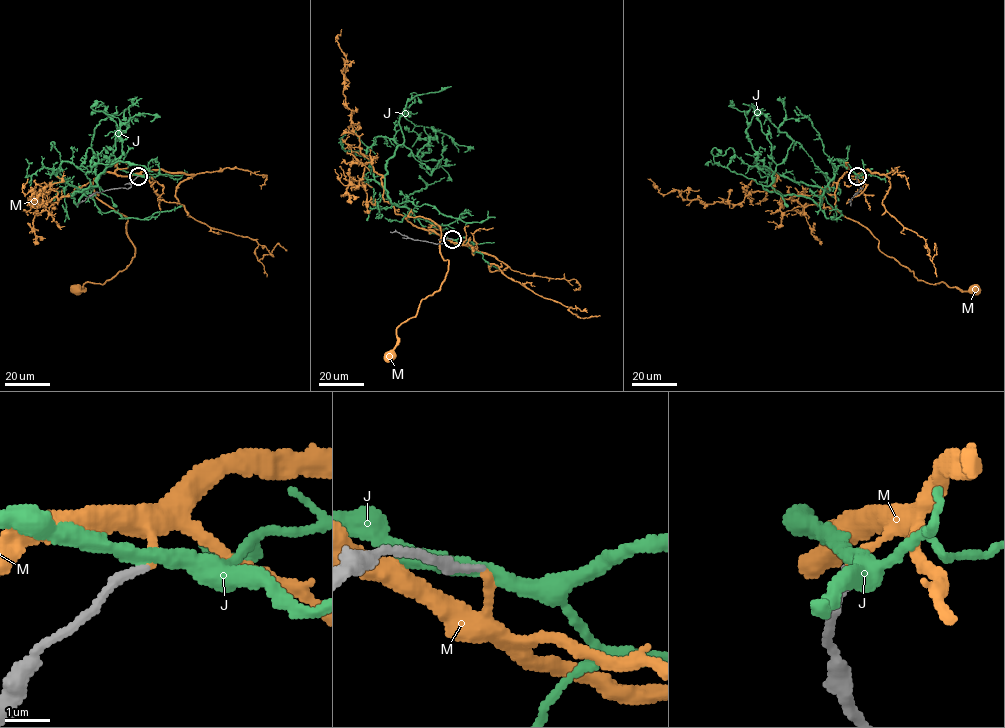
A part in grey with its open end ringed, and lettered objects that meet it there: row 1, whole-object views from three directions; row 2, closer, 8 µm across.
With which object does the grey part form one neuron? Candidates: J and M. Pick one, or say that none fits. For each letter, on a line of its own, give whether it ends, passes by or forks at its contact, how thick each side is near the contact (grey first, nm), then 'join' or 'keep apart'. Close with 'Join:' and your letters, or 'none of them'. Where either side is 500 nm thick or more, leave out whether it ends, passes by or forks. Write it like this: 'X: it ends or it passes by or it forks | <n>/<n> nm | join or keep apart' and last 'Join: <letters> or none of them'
J: it passes by | 200/320 nm | keep apart
M: it ends | 200/200 nm | join
Join: M

